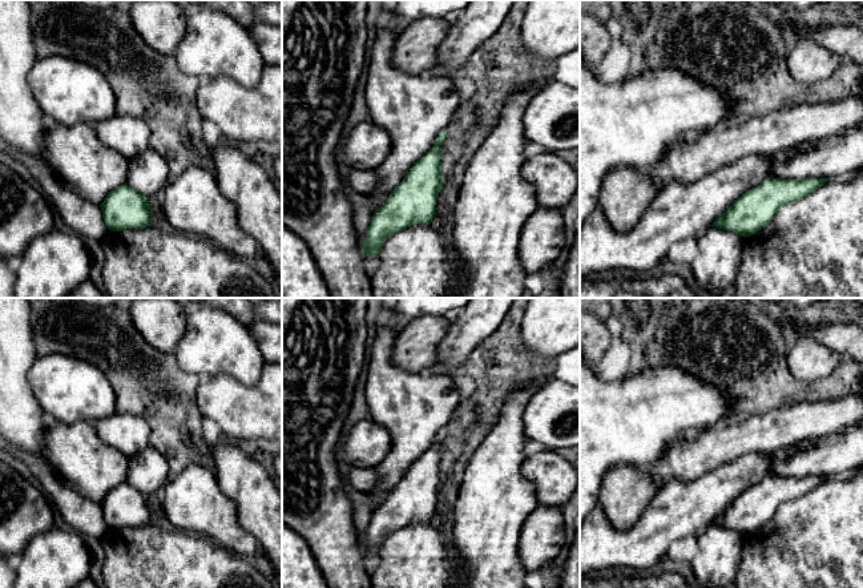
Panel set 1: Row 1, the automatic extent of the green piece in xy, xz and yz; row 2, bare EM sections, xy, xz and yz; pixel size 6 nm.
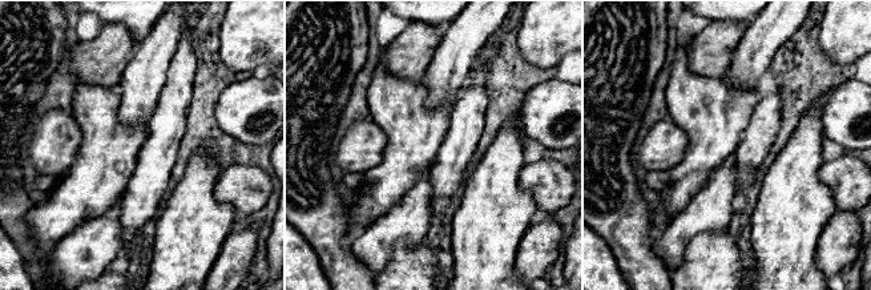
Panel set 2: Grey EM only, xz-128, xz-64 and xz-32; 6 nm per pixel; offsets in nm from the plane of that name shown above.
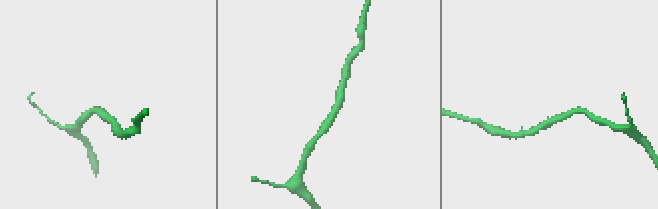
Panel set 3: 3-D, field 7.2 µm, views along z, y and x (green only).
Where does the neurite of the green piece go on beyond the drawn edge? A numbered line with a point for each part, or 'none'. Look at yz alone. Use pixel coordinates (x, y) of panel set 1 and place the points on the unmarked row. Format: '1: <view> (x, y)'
1: yz (678, 510)

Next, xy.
1: xy (83, 462)

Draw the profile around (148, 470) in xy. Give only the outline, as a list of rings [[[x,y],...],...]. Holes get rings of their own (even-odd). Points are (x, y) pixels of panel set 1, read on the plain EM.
[[[149,446],[129,458],[126,483],[150,499],[158,488],[165,487],[168,472],[165,456]]]

